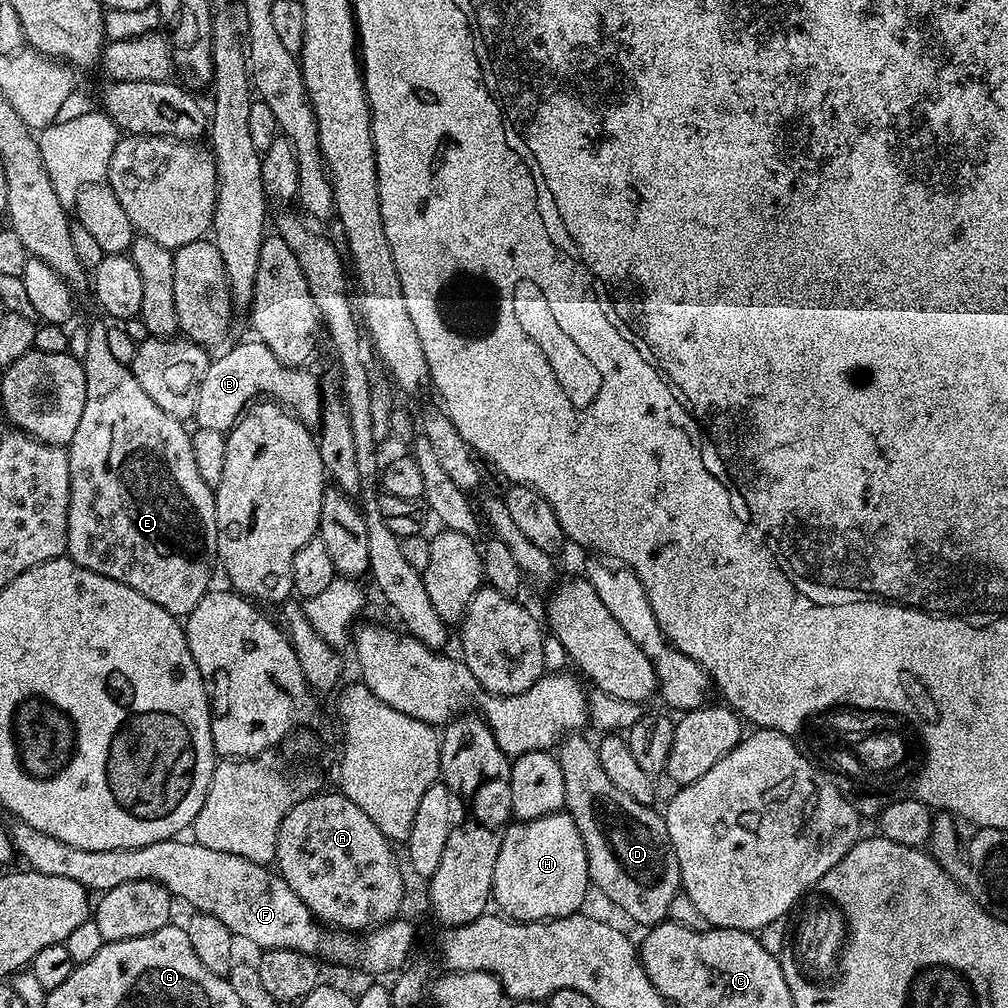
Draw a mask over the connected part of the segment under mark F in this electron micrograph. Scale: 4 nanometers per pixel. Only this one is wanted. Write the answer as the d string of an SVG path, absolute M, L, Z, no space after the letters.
M19 822L13 823L10 828L10 835L12 837L12 845L17 852L17 855L25 860L27 867L33 872L38 874L46 874L47 876L53 876L54 878L71 878L74 882L78 882L83 885L84 888L91 890L96 894L103 894L114 890L114 886L122 886L122 882L138 882L139 880L157 880L161 886L167 888L172 893L173 897L177 901L185 900L189 904L189 909L197 912L205 912L210 914L214 918L218 918L218 922L222 922L222 926L226 926L231 930L233 937L239 938L241 941L249 940L250 943L258 946L257 949L268 951L270 949L294 949L298 953L306 953L313 958L332 960L340 964L352 964L356 960L361 959L363 953L363 945L361 941L351 933L345 933L340 930L334 931L325 925L322 925L319 920L313 915L312 911L302 902L302 898L299 898L298 894L294 893L290 884L285 879L279 876L277 871L270 869L267 865L255 864L250 862L246 858L242 858L238 854L226 854L225 852L219 852L218 850L210 850L210 846L202 846L193 842L191 839L184 840L185 838L173 838L171 840L163 840L162 842L154 842L150 846L142 846L141 848L119 848L118 850L82 850L81 848L75 848L70 846L66 842L62 842L62 838L54 838L50 834L42 834L42 830L34 830L34 826L29 824L22 824Z

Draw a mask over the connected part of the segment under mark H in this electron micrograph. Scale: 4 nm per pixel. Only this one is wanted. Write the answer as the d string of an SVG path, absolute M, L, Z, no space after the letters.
M561 810L553 812L550 816L540 816L537 820L521 820L512 822L509 828L503 829L504 837L502 838L502 850L498 850L498 862L494 862L494 882L492 883L492 900L494 901L501 913L509 921L512 922L547 922L549 920L557 920L560 916L575 916L581 911L580 908L584 904L584 899L588 896L588 888L590 892L590 881L588 879L588 859L586 858L586 850L582 842L582 836L578 834L578 826L574 826L571 816L567 811Z

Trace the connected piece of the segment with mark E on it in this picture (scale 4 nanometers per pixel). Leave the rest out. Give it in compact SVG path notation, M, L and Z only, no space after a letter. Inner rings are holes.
M102 325L88 328L89 341L82 359L86 374L86 406L74 438L66 445L70 462L67 559L94 574L114 578L150 598L171 616L186 618L210 590L212 567L218 564L216 493L194 462L192 432L142 390L131 367L112 353Z

